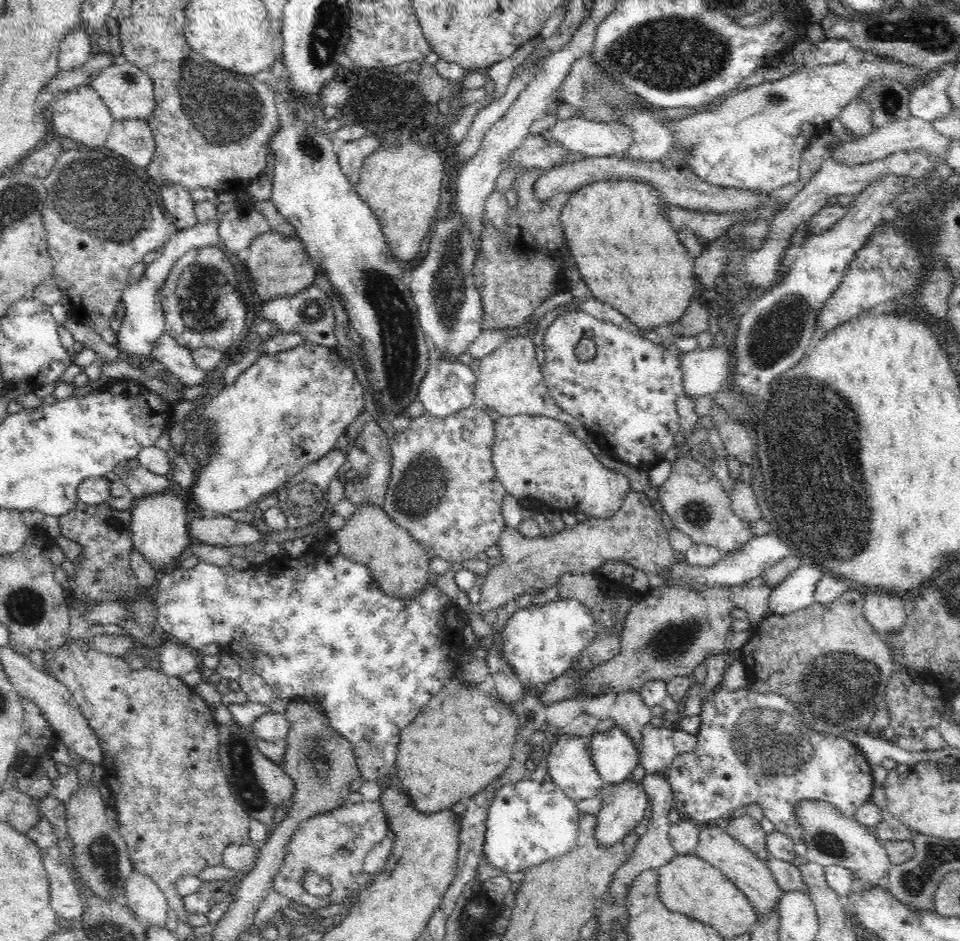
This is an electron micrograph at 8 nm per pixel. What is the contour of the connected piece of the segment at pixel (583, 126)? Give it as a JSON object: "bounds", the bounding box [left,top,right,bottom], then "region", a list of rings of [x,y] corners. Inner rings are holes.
{"bounds":[541,117,634,158],"region":[[[573,117],[559,121],[556,126],[552,126],[541,134],[546,141],[558,143],[568,153],[580,153],[589,157],[612,156],[622,158],[628,152],[628,148],[634,144],[634,135],[632,135],[629,121],[627,123],[600,123],[581,117]]]}

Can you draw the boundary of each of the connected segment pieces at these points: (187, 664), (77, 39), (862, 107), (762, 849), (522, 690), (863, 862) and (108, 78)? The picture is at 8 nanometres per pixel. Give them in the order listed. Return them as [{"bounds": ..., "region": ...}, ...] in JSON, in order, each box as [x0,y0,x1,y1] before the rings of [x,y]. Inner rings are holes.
[{"bounds":[160,641,199,677],"region":[[[167,641],[161,646],[160,672],[168,676],[181,677],[194,670],[199,670],[198,658],[191,652],[188,646],[180,642]]]},{"bounds":[58,27,93,71],"region":[[[78,27],[61,42],[58,70],[69,71],[82,66],[93,54],[92,36],[86,27]]]},{"bounds":[839,97,873,139],"region":[[[860,97],[852,99],[839,115],[839,120],[854,136],[854,139],[868,138],[873,132],[872,110],[868,102]]]},{"bounds":[722,815,770,861],"region":[[[748,815],[734,817],[726,820],[722,829],[760,860],[765,861],[770,856],[766,846],[767,833],[762,829],[760,821]]]},{"bounds":[485,652,526,705],"region":[[[493,652],[485,660],[488,662],[490,676],[495,682],[498,697],[507,705],[511,705],[516,700],[522,700],[526,694],[526,688],[508,662],[502,657],[498,658]]]},{"bounds":[794,800,893,890],"region":[[[800,800],[794,806],[794,815],[804,827],[802,841],[806,844],[806,858],[821,866],[839,865],[856,877],[857,887],[870,890],[874,886],[887,886],[887,875],[893,868],[883,843],[868,827],[862,826],[854,816],[846,818],[838,809],[823,800]]]},{"bounds":[90,61,156,122],"region":[[[128,61],[125,63],[115,62],[108,68],[104,68],[90,85],[104,99],[115,121],[138,119],[147,122],[152,119],[156,109],[154,83],[148,77],[148,73],[140,70],[140,67],[136,67]]]}]

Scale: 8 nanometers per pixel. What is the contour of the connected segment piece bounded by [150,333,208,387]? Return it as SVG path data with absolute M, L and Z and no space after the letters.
M163 333L150 352L150 360L160 361L185 387L202 384L208 378L208 373L194 363L190 350L169 334Z

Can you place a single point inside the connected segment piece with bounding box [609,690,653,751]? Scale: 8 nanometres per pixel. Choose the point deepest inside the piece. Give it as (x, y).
(631, 714)

